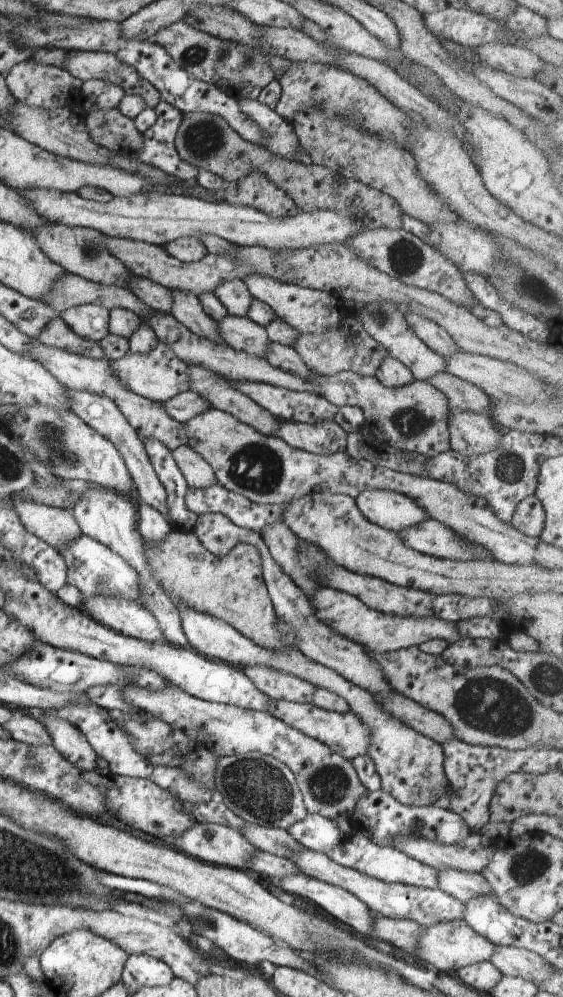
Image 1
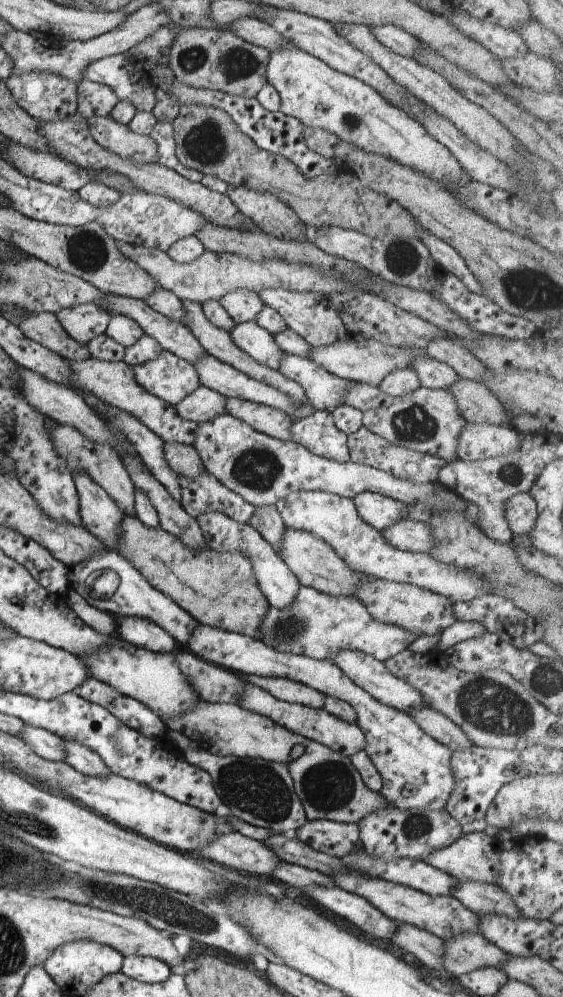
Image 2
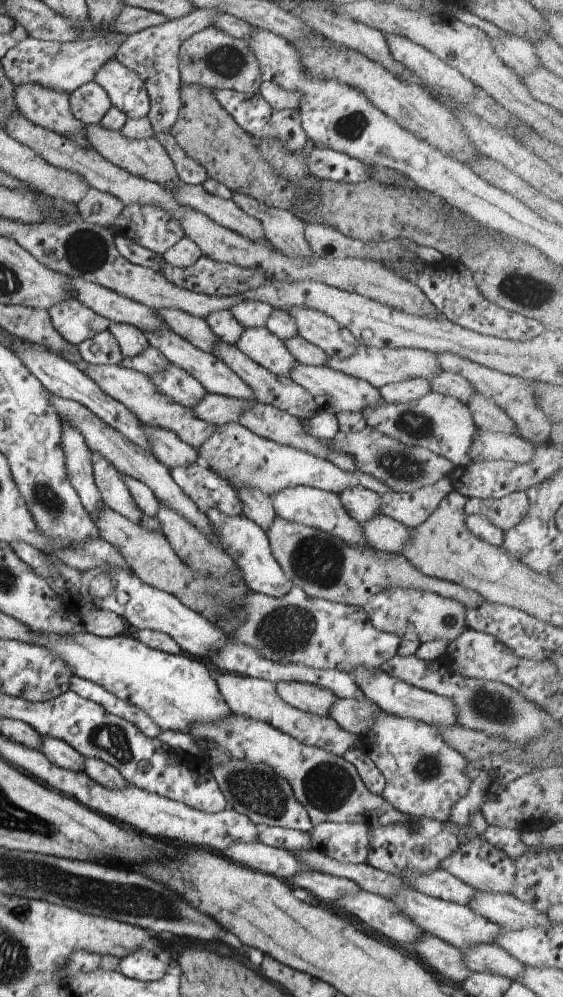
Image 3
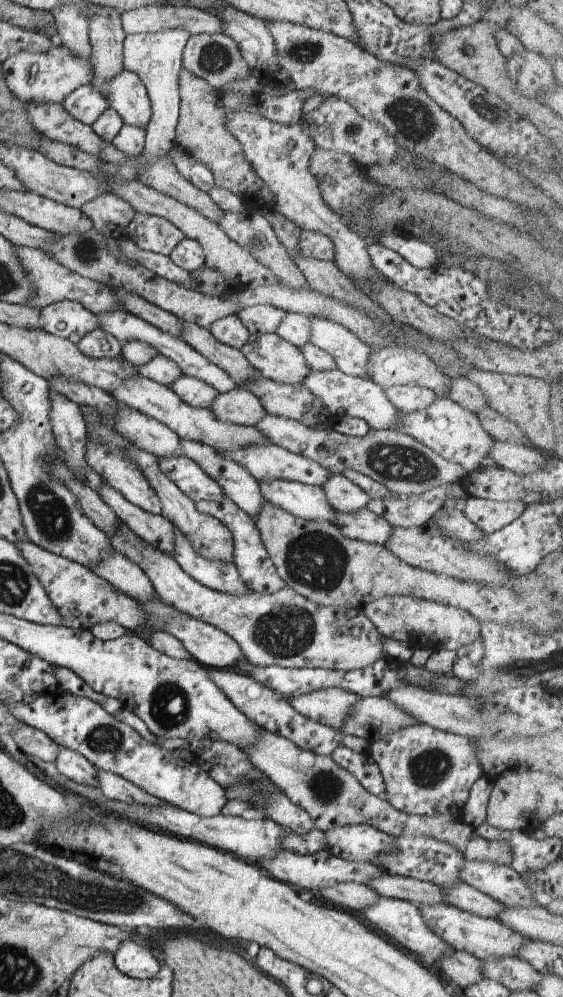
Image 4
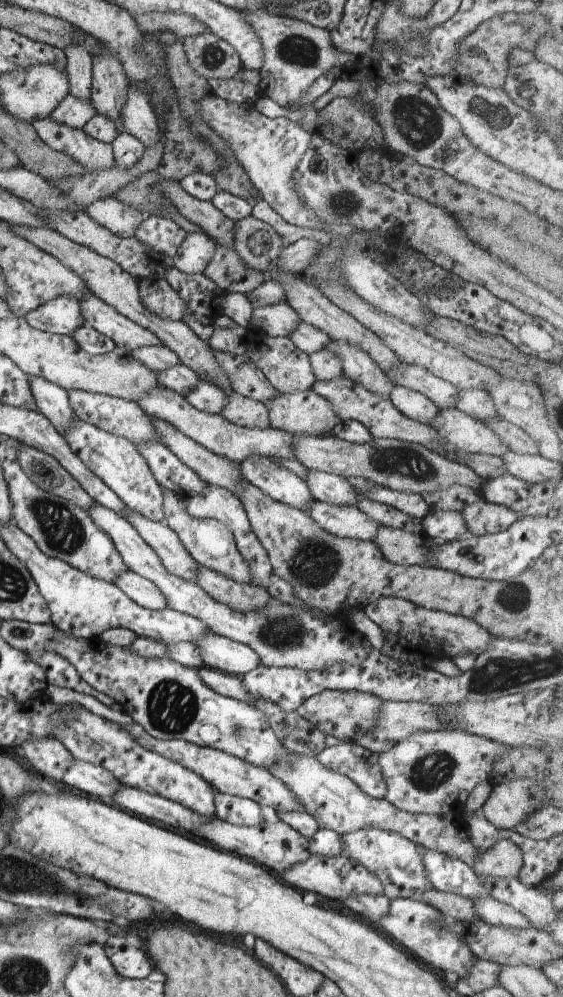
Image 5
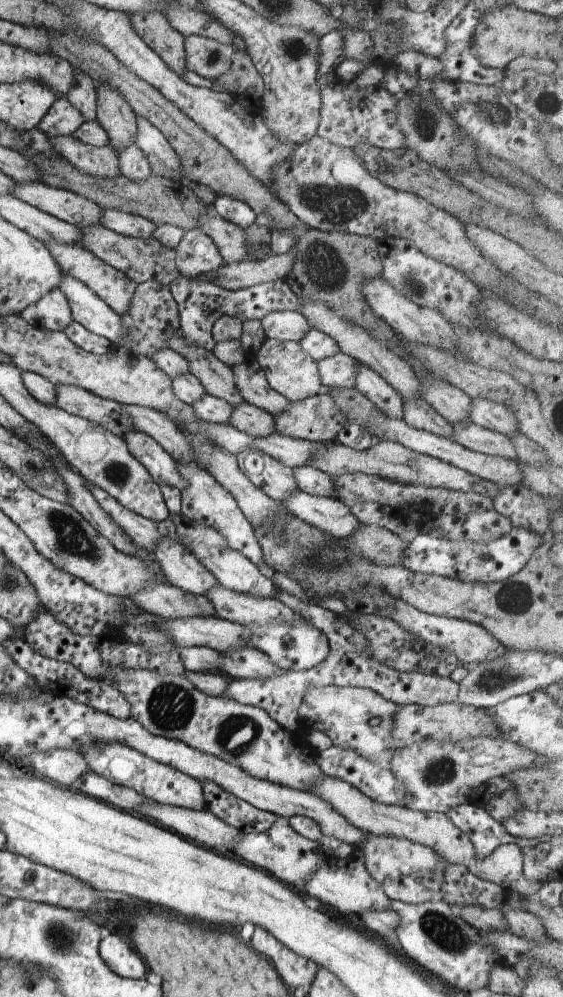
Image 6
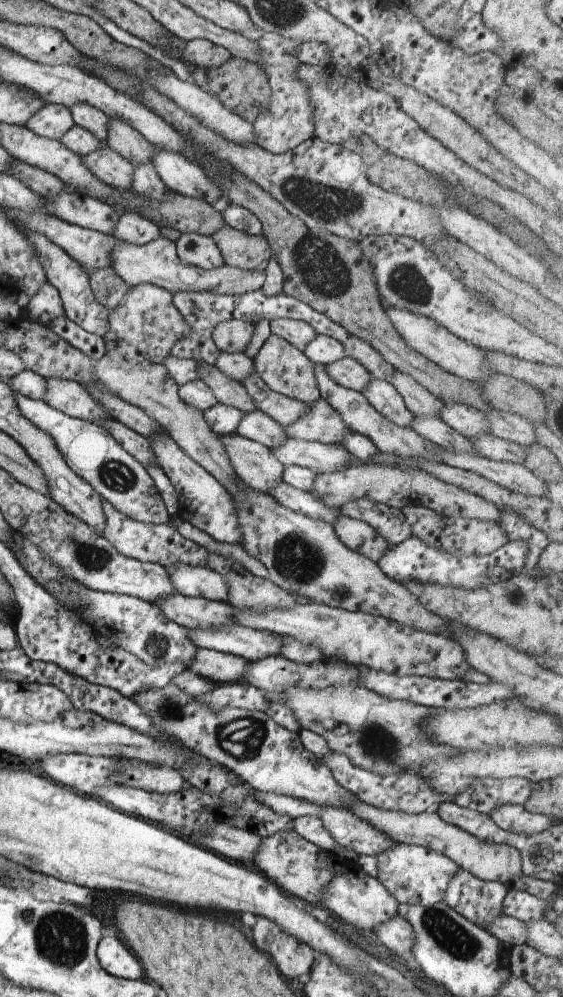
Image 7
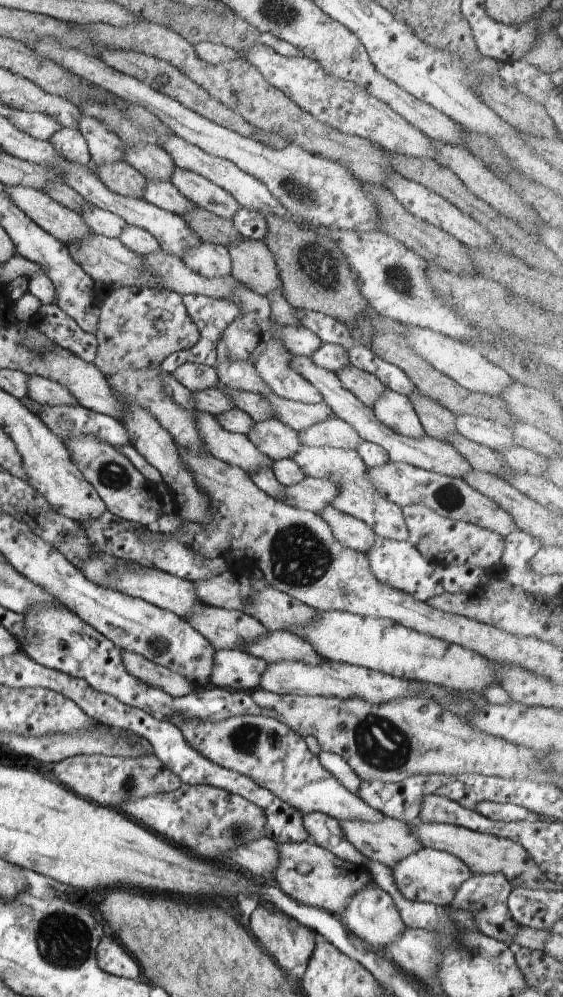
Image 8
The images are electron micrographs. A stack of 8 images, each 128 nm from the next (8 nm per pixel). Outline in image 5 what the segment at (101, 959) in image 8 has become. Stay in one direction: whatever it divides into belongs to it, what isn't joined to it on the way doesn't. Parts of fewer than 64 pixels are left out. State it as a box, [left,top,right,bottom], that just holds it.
[104,936,154,979]

